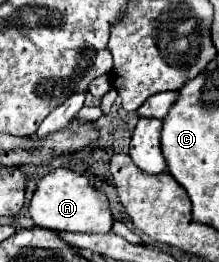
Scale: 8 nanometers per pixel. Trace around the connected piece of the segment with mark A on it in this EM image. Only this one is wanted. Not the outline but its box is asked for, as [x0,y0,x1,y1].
[29,168,113,234]

